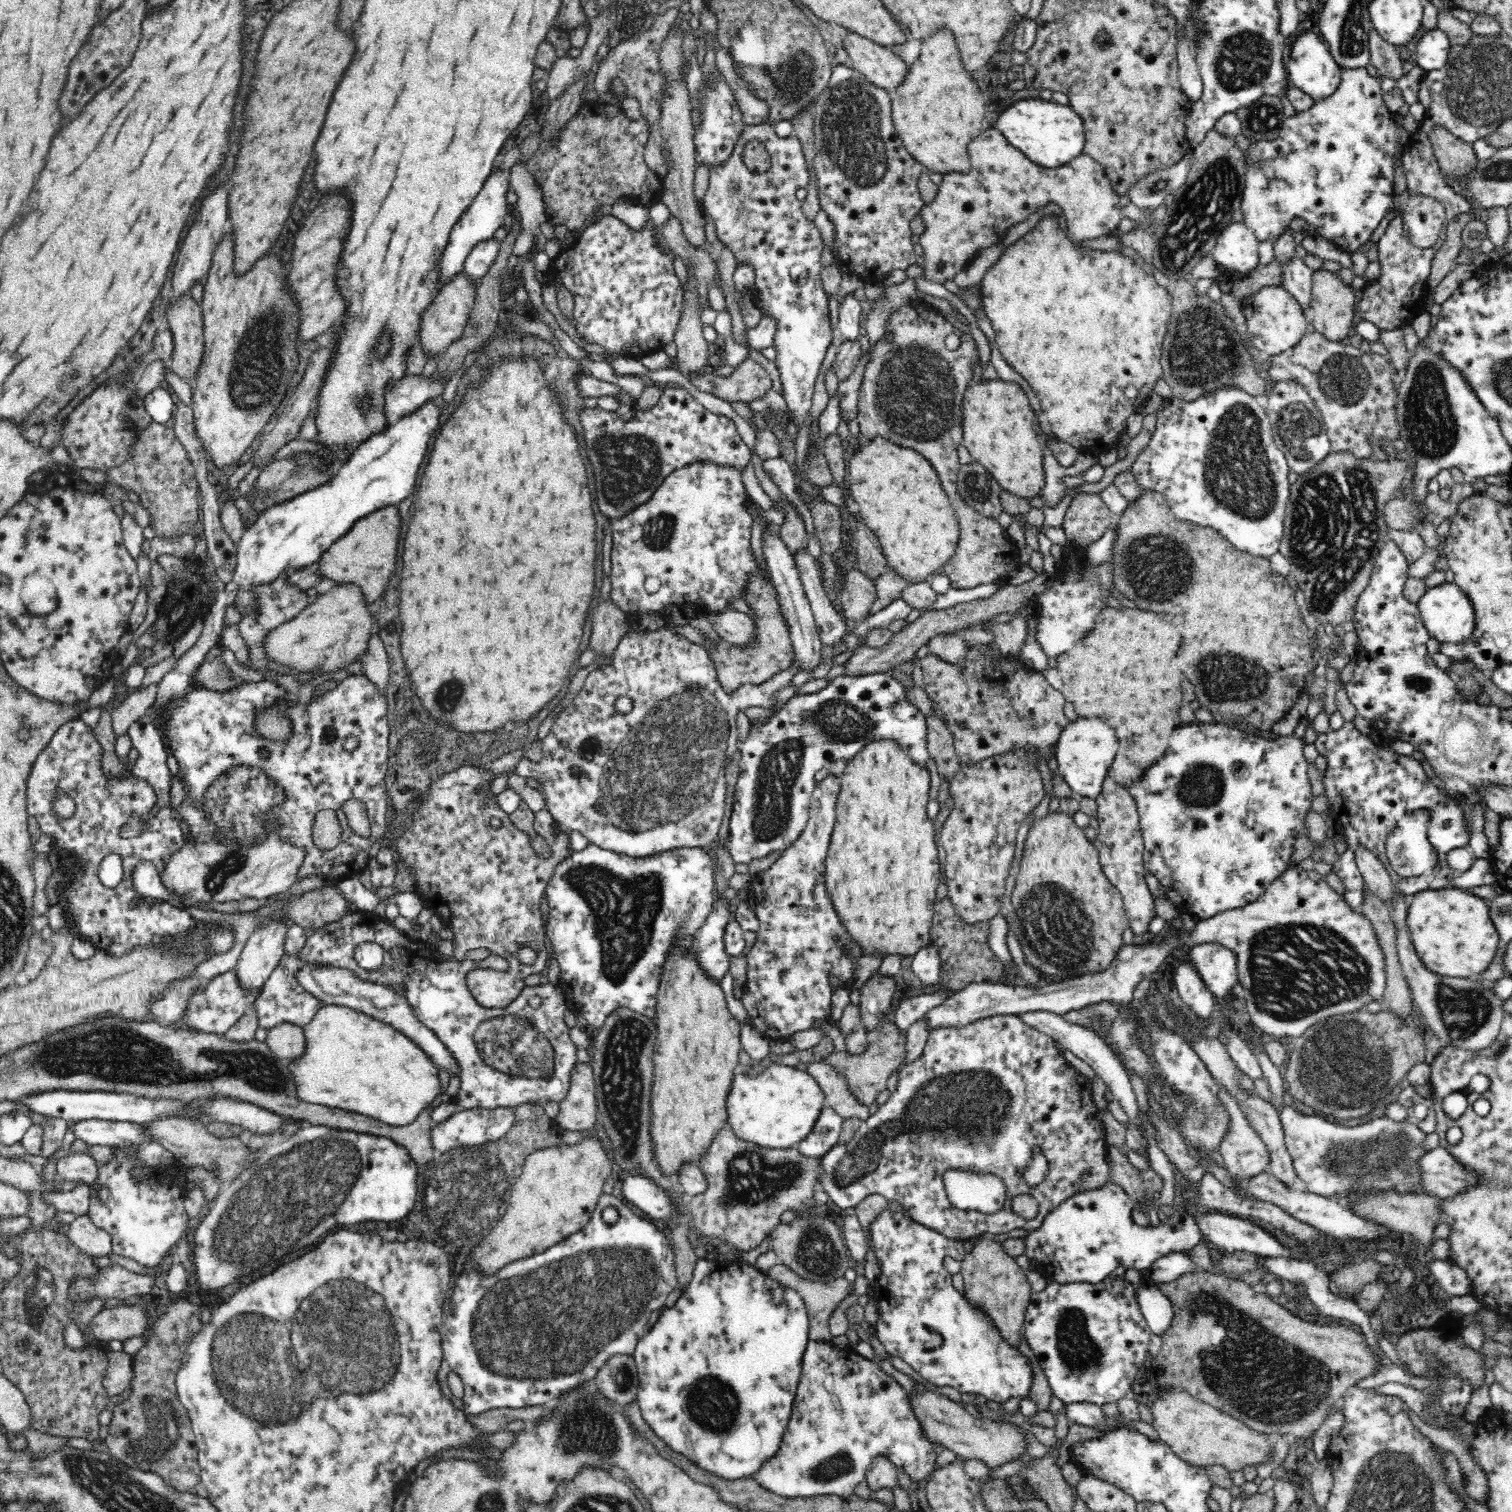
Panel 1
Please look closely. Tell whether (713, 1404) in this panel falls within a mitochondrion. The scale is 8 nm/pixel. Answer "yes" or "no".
yes

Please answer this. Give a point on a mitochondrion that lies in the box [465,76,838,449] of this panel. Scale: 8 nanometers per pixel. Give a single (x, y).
(744, 153)

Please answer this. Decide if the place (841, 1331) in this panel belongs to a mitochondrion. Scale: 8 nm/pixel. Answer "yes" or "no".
no

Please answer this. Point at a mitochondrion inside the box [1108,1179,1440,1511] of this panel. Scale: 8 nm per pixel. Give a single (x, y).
(1264, 1379)

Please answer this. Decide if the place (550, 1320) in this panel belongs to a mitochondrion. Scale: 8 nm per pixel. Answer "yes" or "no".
yes

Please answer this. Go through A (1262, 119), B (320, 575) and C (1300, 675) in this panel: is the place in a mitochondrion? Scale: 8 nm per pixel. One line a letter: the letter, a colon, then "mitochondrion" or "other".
A: mitochondrion
B: other
C: other

